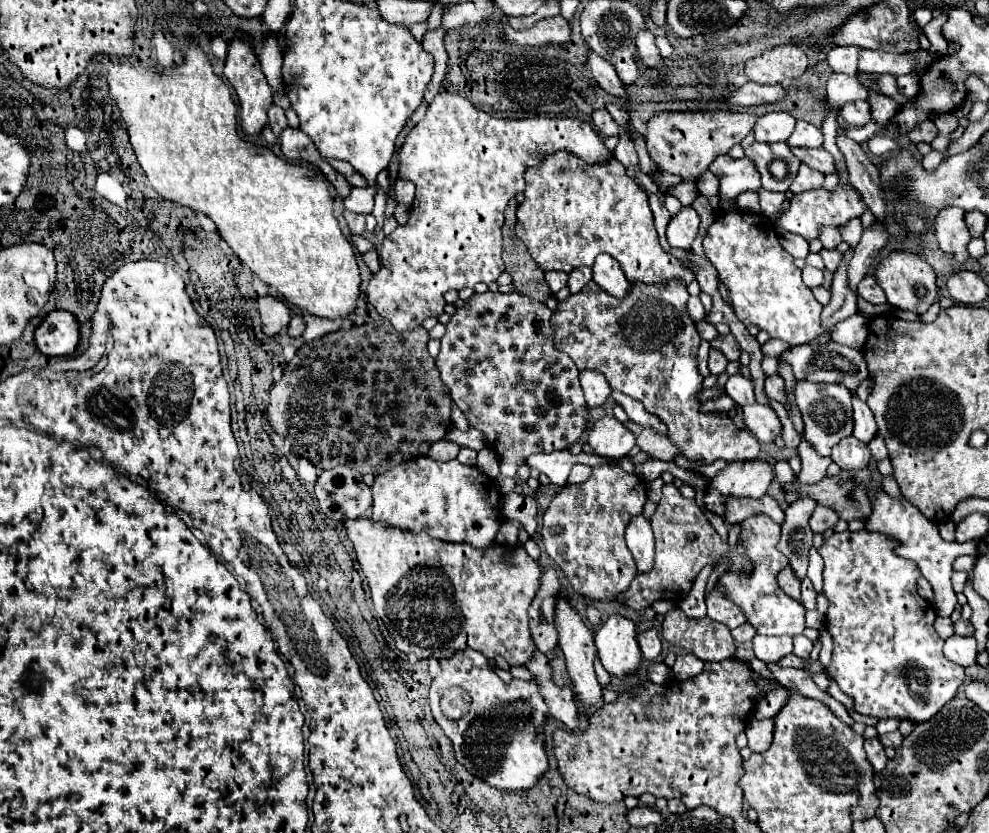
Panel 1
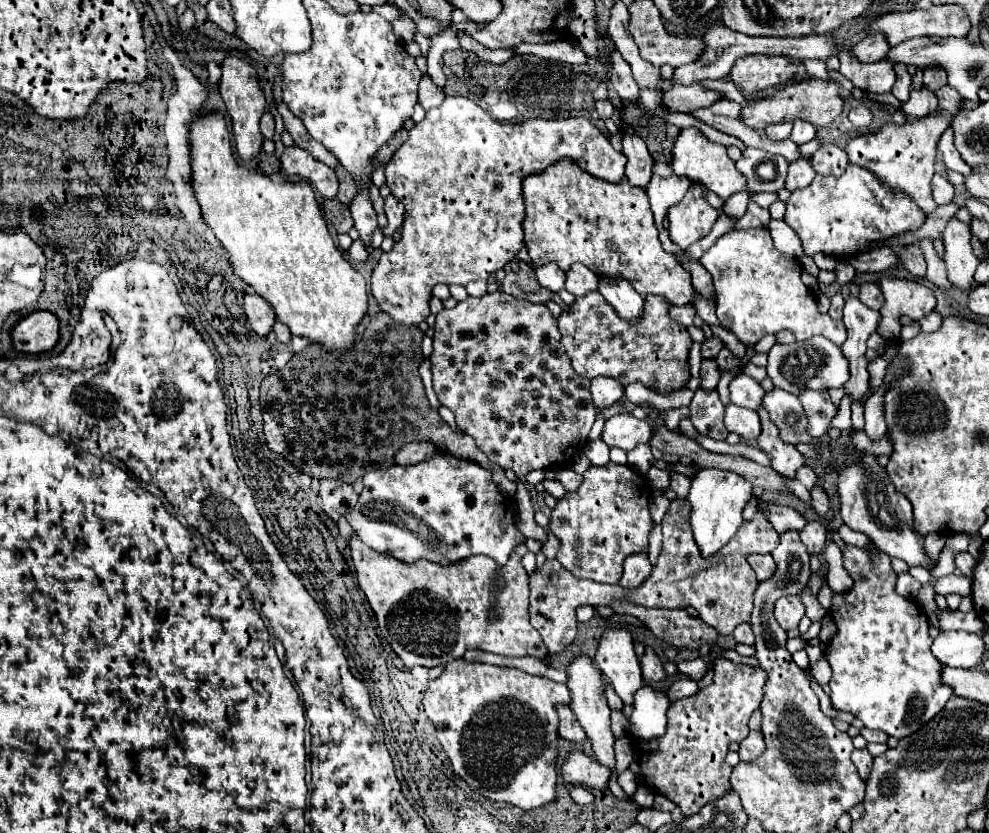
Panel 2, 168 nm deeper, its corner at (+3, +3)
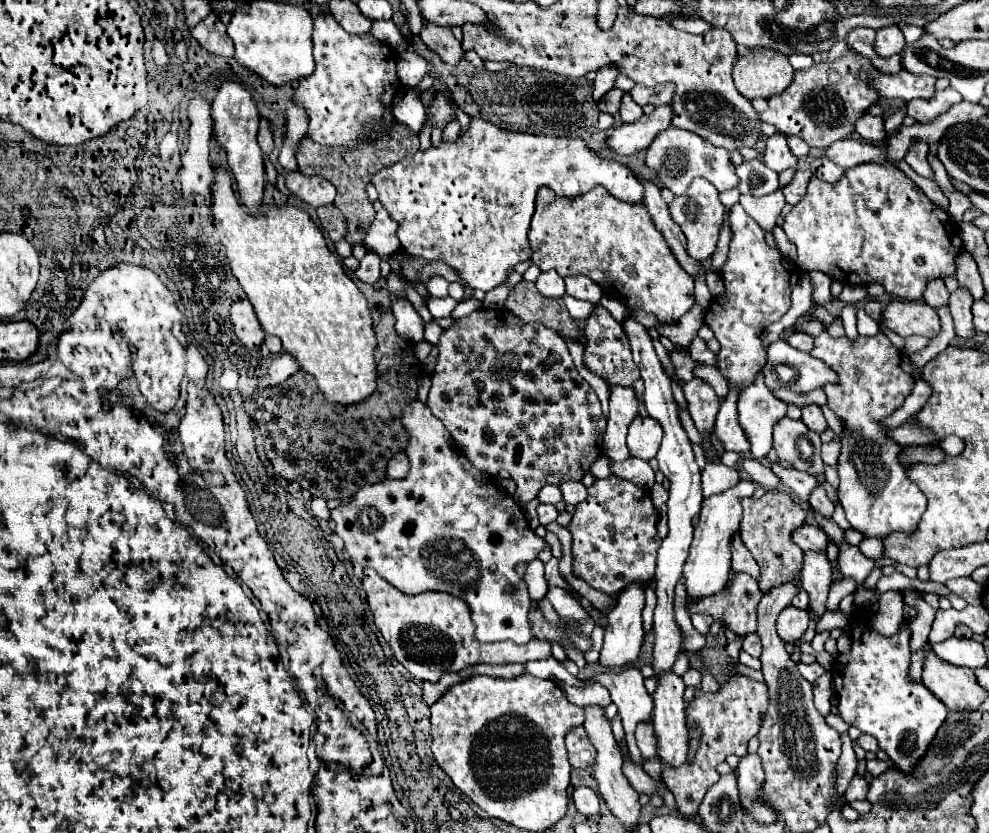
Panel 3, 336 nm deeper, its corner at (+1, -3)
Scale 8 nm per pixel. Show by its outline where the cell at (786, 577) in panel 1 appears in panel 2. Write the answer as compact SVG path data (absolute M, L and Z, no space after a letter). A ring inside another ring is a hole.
M750 555L748 563L756 571L758 581L768 581L768 577L776 573L776 561L772 559L772 555Z

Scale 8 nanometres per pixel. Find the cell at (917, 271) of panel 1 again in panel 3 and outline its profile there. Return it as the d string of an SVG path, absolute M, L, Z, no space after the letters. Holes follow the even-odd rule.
M892 301L882 317L886 327L900 337L924 335L932 339L940 331L938 313L922 301Z

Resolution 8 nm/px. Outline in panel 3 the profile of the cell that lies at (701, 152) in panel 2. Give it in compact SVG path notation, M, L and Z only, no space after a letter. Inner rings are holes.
M668 127L656 135L656 139L646 149L646 165L656 173L658 185L670 189L674 195L684 195L694 177L708 179L718 191L734 189L740 183L734 165L730 161L730 153L726 149L714 147L696 133L682 131L678 127Z

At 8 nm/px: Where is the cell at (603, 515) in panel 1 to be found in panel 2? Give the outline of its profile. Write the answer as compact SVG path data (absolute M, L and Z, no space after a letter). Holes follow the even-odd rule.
M608 461L602 467L588 467L580 489L566 493L552 509L550 531L560 541L556 559L574 573L574 577L610 585L618 583L624 559L630 553L648 547L648 533L652 527L648 511L650 495L652 487L648 485L648 479L630 465Z

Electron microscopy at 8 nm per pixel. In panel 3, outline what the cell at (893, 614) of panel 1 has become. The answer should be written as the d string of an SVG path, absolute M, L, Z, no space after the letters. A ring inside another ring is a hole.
M865 616L854 621L852 625L852 647L850 653L842 653L836 659L836 667L834 667L834 689L838 693L838 709L840 715L846 723L856 725L862 733L868 733L872 737L878 739L880 749L890 757L890 761L894 763L894 769L902 771L904 775L914 775L916 765L920 763L922 755L926 755L936 731L940 729L940 725L946 719L946 707L942 701L938 701L922 683L914 683L910 679L908 667L910 667L910 629L904 623L904 627L900 629L900 633L896 633L894 637L882 637L880 633L872 631L872 627L868 625Z

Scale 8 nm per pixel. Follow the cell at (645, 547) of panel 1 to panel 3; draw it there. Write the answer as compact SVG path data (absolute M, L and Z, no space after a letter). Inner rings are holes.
M634 583L620 593L616 607L608 613L604 645L602 645L600 659L598 659L600 665L604 665L604 667L626 667L626 665L632 665L638 659L642 641L644 641L642 609L644 609L644 589L642 589L640 583Z

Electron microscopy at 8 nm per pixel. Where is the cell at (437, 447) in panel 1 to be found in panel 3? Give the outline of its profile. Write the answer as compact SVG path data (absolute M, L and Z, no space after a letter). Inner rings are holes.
M400 451L400 453L396 453L390 461L388 461L388 465L386 465L386 477L388 479L404 479L406 477L406 473L408 473L408 459L406 459L406 455Z

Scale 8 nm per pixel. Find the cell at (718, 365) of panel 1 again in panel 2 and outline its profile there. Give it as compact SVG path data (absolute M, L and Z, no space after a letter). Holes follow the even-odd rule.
M704 359L702 361L702 371L700 371L700 387L702 389L714 389L720 381L720 369L718 369L718 363L714 359Z

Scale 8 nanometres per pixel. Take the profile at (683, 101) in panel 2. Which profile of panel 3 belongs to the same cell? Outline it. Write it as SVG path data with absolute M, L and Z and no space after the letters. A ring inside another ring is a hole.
M662 105L652 115L642 115L642 119L638 119L634 123L610 129L608 139L606 139L606 147L618 155L630 157L630 155L646 149L646 145L660 131L670 127L670 121L672 121L672 107Z

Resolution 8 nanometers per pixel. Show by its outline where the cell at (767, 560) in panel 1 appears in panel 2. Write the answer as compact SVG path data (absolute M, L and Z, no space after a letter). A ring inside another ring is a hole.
M796 595L780 597L780 601L776 601L776 605L774 605L774 617L780 623L780 627L786 631L798 627L800 619L804 617L804 605L802 605L800 597L796 597Z

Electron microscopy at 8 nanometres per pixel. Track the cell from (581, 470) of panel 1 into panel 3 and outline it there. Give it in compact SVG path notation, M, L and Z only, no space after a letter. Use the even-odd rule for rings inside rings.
M566 481L566 483L560 485L560 491L562 491L564 501L566 501L568 505L578 505L578 503L584 501L586 495L588 495L586 487L584 487L580 481Z

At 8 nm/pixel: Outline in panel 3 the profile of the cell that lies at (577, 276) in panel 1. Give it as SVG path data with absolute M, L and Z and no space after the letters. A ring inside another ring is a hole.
M572 275L572 277L566 277L564 281L566 281L566 293L574 299L598 303L602 297L602 289L586 275Z

